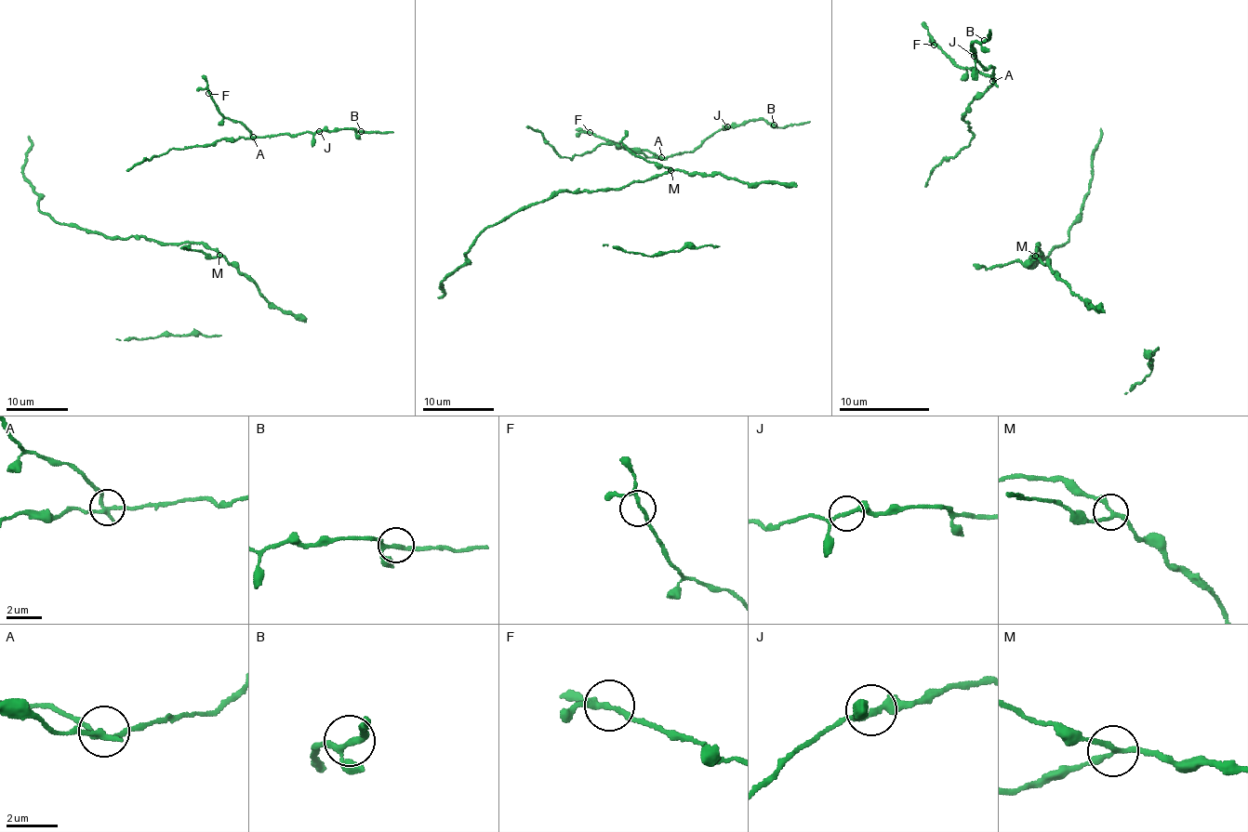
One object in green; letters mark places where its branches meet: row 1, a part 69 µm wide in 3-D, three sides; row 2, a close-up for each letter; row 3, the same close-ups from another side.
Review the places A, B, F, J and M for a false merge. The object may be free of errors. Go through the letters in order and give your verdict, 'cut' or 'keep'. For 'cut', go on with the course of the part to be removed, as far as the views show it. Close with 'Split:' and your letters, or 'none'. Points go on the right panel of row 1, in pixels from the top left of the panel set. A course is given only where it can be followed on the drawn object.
A: keep
B: keep
F: keep
J: keep
M: cut; course (1035, 256), (1039, 244), (1042, 253), (1025, 266), (1068, 241), (1089, 191), (1100, 129)
Split: M

